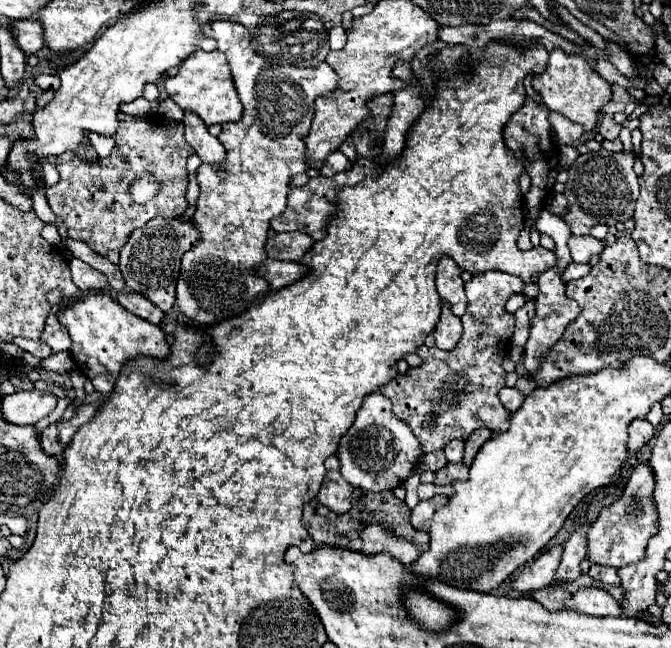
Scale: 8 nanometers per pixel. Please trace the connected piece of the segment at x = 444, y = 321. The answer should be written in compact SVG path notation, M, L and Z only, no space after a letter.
M444 301L442 303L442 315L440 315L440 321L436 325L436 329L432 331L434 339L436 339L436 347L438 349L452 349L458 341L460 341L460 335L462 335L462 323L456 315L452 315L448 303Z

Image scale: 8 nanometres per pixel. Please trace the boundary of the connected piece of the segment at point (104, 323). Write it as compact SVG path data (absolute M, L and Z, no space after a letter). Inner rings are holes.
M90 293L82 297L82 301L74 303L68 309L62 309L58 313L58 319L70 331L70 353L74 357L74 363L92 381L96 391L106 397L114 391L116 379L128 361L142 355L156 359L168 359L170 355L170 343L158 325L130 315L124 307L120 307L112 297L104 293Z

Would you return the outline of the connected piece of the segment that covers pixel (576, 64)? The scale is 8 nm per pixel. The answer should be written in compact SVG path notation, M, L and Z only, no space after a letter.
M554 49L550 51L548 67L544 73L534 75L532 81L534 89L540 93L544 105L550 111L558 111L560 115L568 117L570 121L576 121L584 125L586 131L592 131L598 121L598 111L612 99L612 89L610 83L600 77L596 69L590 67L590 63L582 55L568 55L566 51Z

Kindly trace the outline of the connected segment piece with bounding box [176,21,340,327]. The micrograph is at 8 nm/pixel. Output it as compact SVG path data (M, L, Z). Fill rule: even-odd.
M216 21L216 23L212 23L212 25L206 25L206 27L204 27L204 33L206 33L208 37L216 39L216 41L218 41L218 49L228 57L228 65L230 65L230 71L232 71L232 77L234 77L234 87L236 87L238 97L240 97L240 101L242 101L242 105L244 105L242 119L240 119L238 123L222 123L222 131L220 131L220 135L218 135L220 143L224 145L224 149L226 149L226 153L228 153L226 161L224 161L220 167L212 167L212 165L200 165L200 167L198 167L200 197L198 197L196 213L194 213L192 219L194 219L194 223L198 223L198 229L200 229L200 233L202 233L202 239L200 239L200 243L198 243L196 247L192 247L190 251L184 253L180 277L178 277L176 307L178 307L190 321L198 323L200 327L210 327L210 325L214 325L214 323L218 323L218 321L226 321L226 319L232 319L232 317L242 315L258 297L264 297L264 295L268 295L268 293L272 291L270 285L268 285L268 281L262 279L262 277L256 273L258 267L268 259L268 253L264 251L264 247L266 247L266 237L268 237L268 229L270 229L270 219L272 219L272 217L278 217L278 215L286 209L286 197L288 197L290 179L292 179L294 175L306 173L306 171L310 169L310 167L308 167L306 147L304 147L304 135L308 135L310 125L312 125L312 119L314 119L314 115L316 115L314 103L316 103L318 97L328 97L328 95L332 95L332 91L336 91L336 87L338 87L338 79L340 79L340 77L336 75L336 71L334 71L326 61L320 63L318 67L312 67L312 69L300 69L300 67L294 67L294 65L268 65L260 55L256 55L256 53L252 51L252 47L250 47L250 31L248 31L244 25L240 25L240 23ZM276 119L282 119L282 123L278 125Z

